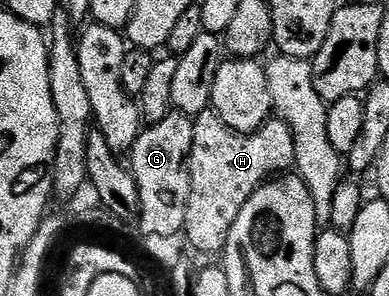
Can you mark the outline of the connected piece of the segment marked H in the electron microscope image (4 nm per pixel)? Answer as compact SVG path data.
M209 108L194 118L194 144L192 155L188 161L190 168L190 200L186 208L186 220L182 231L183 237L188 237L188 242L196 250L204 254L216 254L228 245L230 228L234 228L234 220L238 220L238 212L254 196L259 186L263 186L266 180L271 180L285 172L291 171L295 163L295 140L290 124L279 116L273 116L252 134L239 134L231 130L215 110Z

